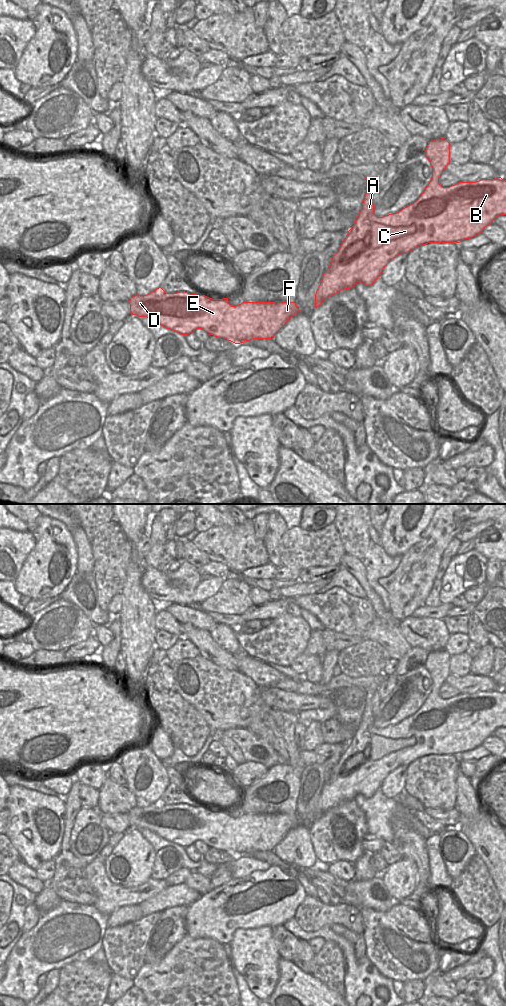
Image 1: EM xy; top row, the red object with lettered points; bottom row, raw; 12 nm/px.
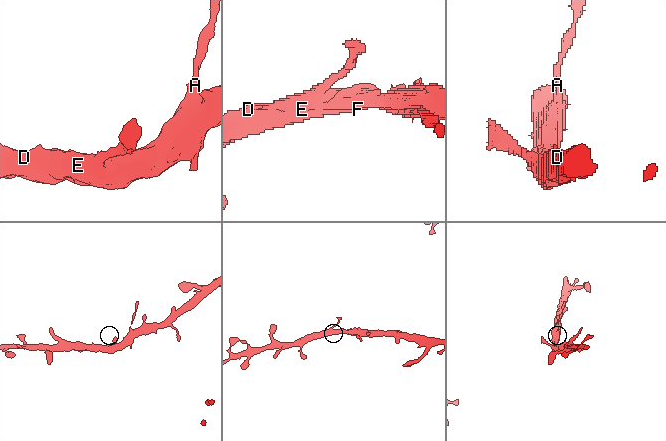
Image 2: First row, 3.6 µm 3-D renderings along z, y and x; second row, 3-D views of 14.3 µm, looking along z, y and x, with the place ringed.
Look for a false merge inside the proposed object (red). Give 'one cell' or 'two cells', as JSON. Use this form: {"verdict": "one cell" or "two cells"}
{"verdict": "two cells"}

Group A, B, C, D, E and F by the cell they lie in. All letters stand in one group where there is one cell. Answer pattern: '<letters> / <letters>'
A / B C D E F

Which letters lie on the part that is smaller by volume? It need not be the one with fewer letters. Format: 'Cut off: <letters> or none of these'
Cut off: A

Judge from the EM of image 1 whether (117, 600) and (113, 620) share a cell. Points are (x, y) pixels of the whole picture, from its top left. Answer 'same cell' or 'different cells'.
different cells

